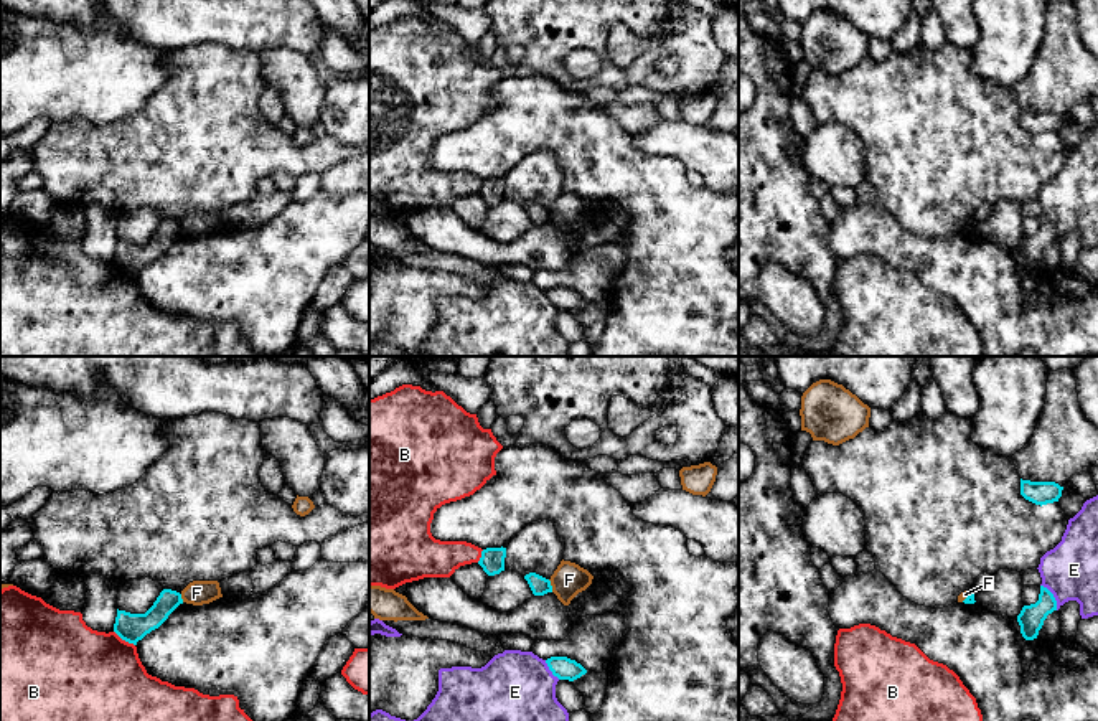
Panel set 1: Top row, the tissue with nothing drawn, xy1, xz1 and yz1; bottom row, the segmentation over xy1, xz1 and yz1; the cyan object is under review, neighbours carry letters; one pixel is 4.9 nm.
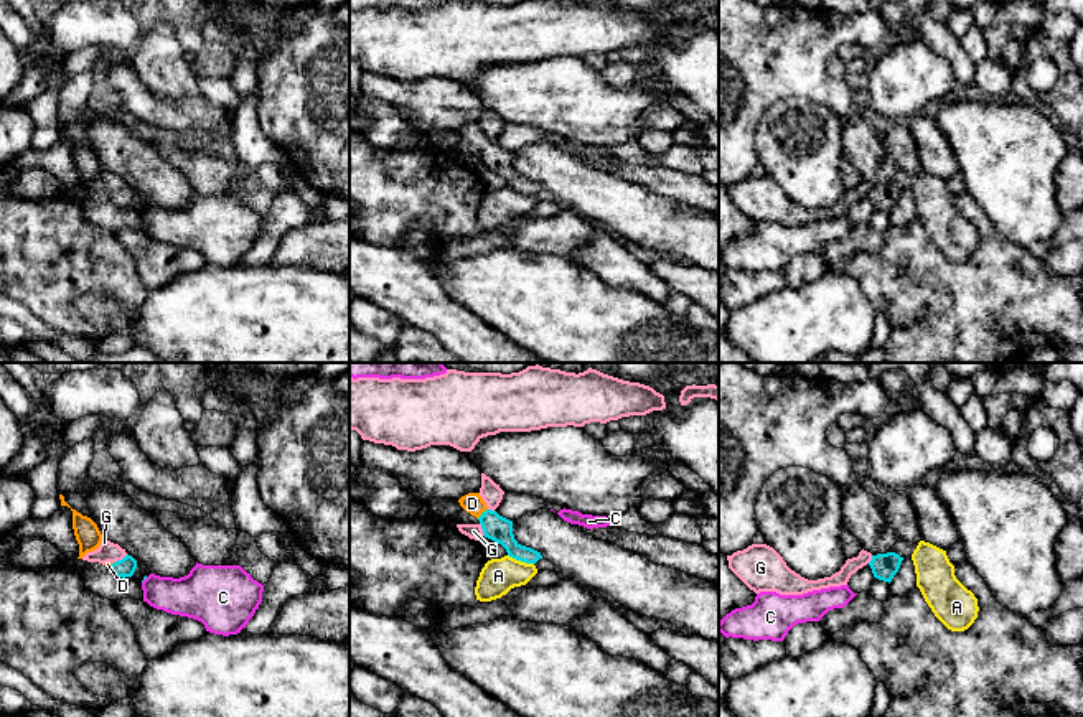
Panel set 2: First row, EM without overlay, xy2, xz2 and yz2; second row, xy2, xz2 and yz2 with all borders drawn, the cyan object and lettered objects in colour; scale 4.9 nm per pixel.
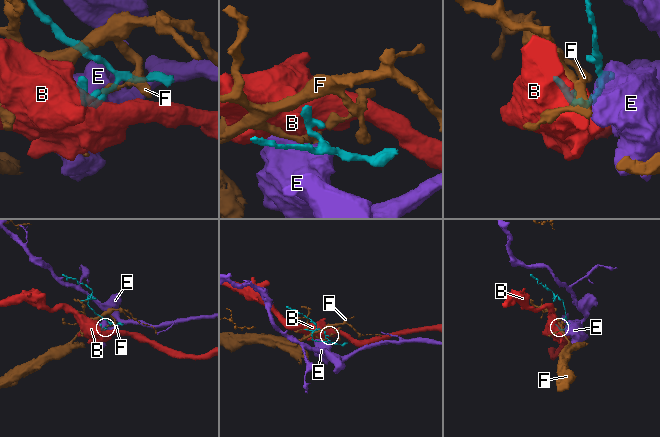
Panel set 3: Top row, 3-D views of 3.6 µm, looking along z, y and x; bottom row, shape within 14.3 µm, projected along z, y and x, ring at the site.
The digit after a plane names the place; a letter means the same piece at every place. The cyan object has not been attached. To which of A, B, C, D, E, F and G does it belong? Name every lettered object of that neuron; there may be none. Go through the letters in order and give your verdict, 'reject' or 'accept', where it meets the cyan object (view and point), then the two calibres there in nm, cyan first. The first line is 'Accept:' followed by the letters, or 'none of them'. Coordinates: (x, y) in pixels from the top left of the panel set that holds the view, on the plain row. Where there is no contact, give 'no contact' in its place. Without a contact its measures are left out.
Accept: D
A: reject; meets cyan in xz2 at (521, 192); 130 nm thick on the cyan side, 170 nm on the other
B: reject; meets cyan in xy1 at (124, 269); 140 nm thick on the cyan side, 480 nm on the other
C: reject; meets cyan in xy2 at (144, 210); 20 nm thick on the cyan side, 200 nm on the other
D: accept; meets cyan in xz2 at (482, 144); 130 nm thick on the cyan side, 100 nm on the other
E: reject; meets cyan in yz1 at (1052, 226); 130 nm thick on the cyan side, 280 nm on the other
F: reject; meets cyan in xz1 at (551, 216); 90 nm thick on the cyan side, 160 nm on the other
G: reject; meets cyan in xy2 at (122, 190); 90 nm thick on the cyan side, 100 nm on the other

